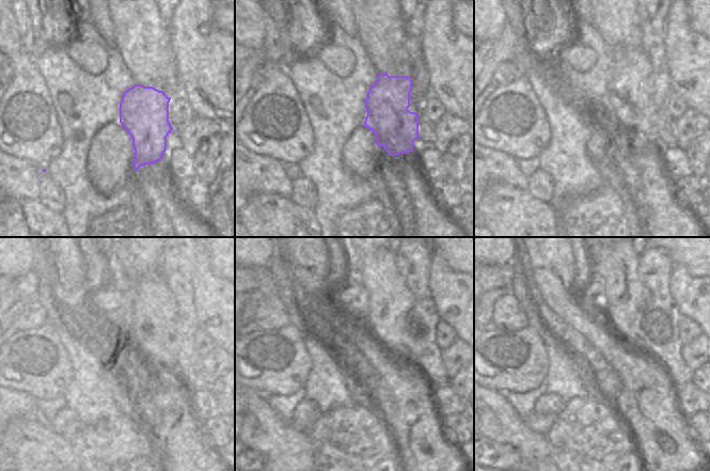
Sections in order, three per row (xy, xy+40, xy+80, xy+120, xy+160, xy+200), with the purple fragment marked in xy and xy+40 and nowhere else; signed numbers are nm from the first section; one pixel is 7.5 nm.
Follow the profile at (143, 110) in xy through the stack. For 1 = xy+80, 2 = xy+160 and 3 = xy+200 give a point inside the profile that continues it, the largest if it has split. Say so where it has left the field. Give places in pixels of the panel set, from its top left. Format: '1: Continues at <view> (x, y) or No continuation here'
1: Continues at xy+80 (628, 98)
2: Continues at xy+160 (385, 287)
3: Continues at xy+200 (618, 264).

